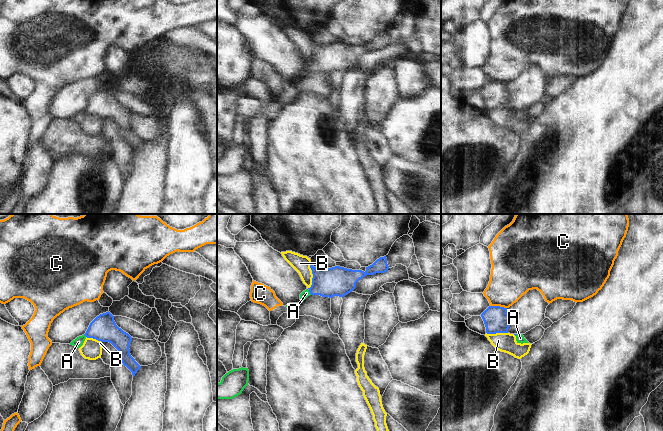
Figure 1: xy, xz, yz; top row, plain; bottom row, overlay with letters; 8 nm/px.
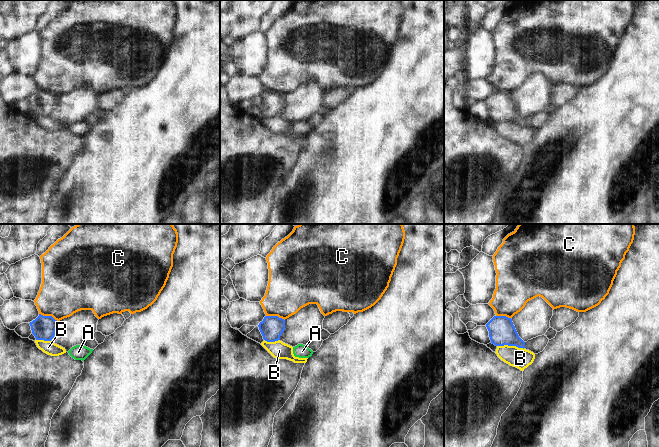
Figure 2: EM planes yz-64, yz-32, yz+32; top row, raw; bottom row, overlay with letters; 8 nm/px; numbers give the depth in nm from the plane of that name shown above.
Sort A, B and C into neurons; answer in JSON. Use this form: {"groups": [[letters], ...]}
{"groups": [["A"], ["B"], ["C"]]}

